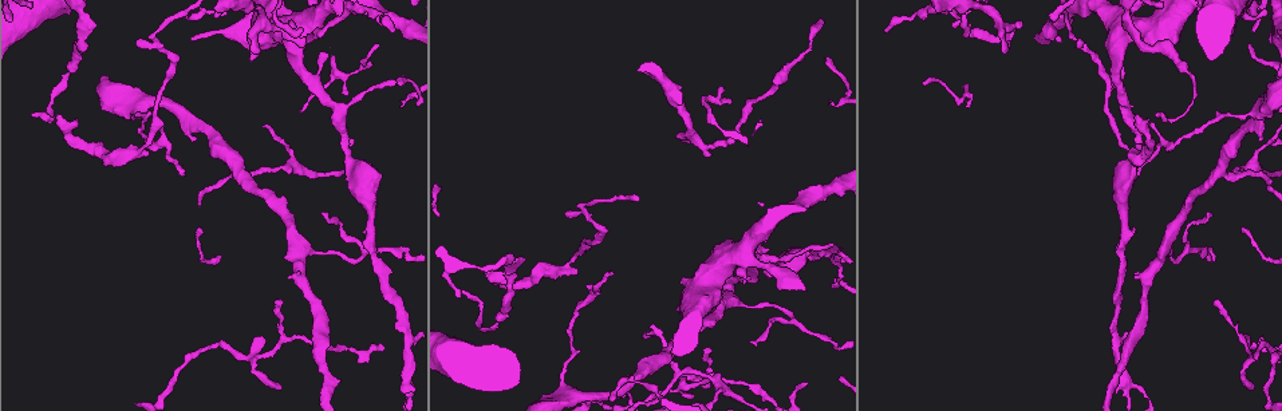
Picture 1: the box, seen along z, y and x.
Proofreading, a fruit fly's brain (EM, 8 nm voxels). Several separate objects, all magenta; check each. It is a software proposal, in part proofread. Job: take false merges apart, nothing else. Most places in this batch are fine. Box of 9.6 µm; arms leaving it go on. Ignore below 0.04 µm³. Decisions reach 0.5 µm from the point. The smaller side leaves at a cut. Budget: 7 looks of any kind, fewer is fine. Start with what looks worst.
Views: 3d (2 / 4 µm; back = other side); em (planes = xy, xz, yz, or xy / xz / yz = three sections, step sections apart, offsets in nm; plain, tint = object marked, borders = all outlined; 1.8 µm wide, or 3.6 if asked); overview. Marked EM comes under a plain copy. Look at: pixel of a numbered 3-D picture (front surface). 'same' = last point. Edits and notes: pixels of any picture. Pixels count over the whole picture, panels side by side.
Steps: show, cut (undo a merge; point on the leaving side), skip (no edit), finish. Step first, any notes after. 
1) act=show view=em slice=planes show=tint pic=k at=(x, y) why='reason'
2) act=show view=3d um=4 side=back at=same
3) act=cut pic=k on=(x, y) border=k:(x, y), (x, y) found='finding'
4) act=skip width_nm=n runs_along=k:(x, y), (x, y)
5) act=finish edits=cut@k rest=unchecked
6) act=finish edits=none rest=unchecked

act=show view=3d um=4 pic=1 at=(1126, 36)

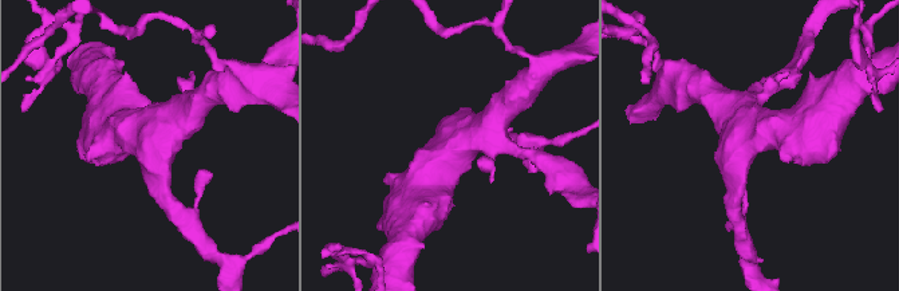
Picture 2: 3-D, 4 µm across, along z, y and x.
act=show view=em um=3.6 slice=planes show=tint pic=2 at=(746, 141) arms=4

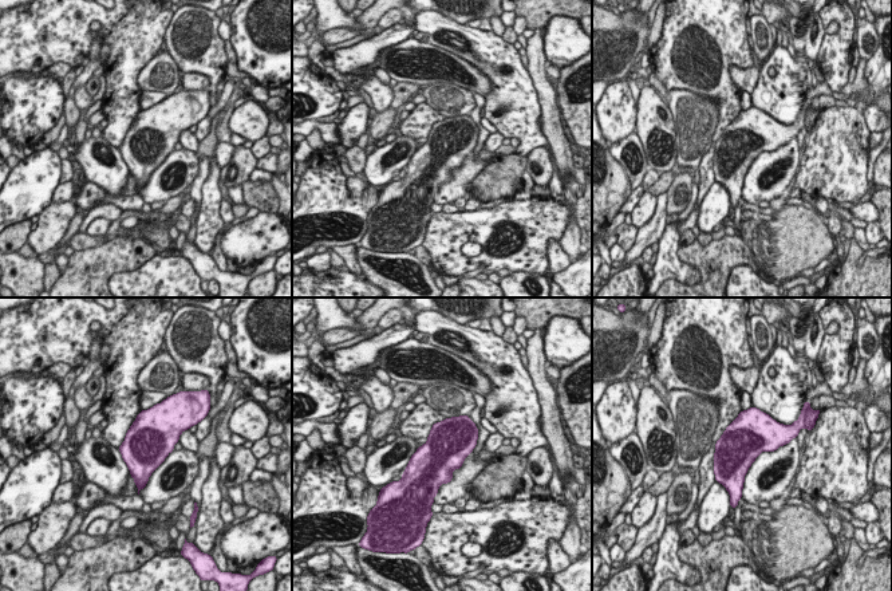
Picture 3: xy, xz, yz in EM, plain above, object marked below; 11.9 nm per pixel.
act=skip found='continuous, no second neuron'

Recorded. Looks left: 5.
act=show view=em slice=xz step=4 show=tint pic=1 at=(155, 36) why='sharp bend'

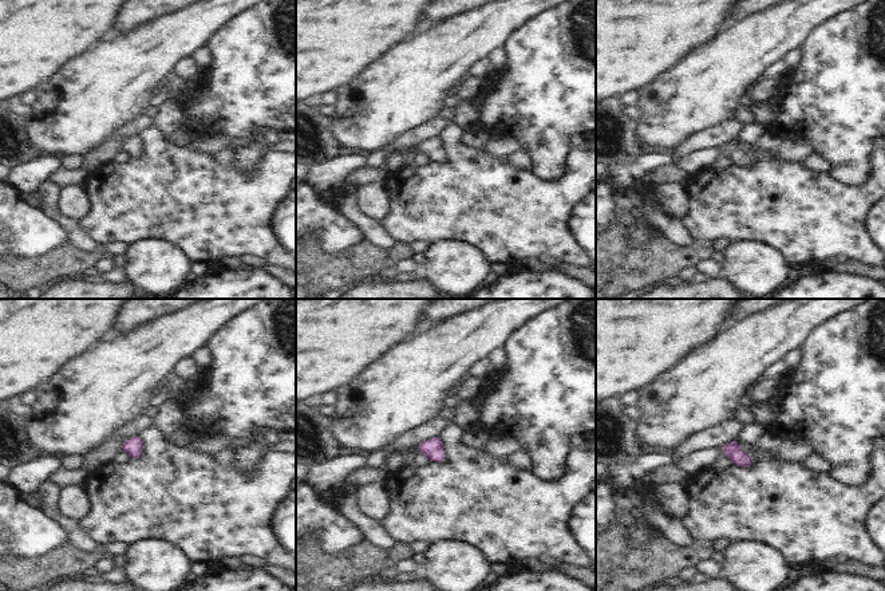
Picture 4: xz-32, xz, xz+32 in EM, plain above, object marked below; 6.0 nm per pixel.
act=show view=em slice=planes show=tint at=same why='cut it another way'

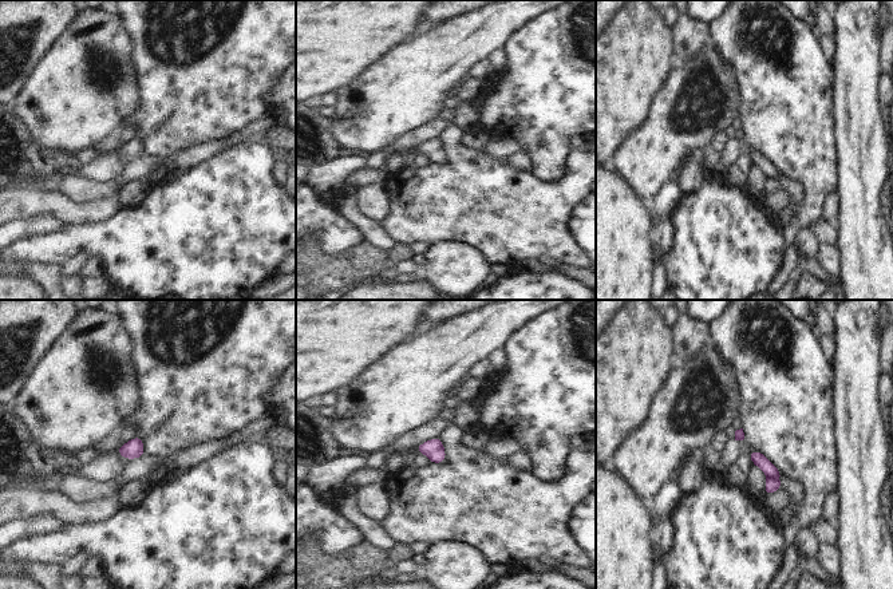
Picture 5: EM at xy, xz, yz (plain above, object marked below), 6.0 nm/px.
act=cut pic=5 on=(771, 485) border=5:(767, 477), (775, 478) found='two neurons meet here'

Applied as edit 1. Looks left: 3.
act=show view=em slice=yz step=16 show=tint pic=1 at=(668, 355) why='calibre changes'

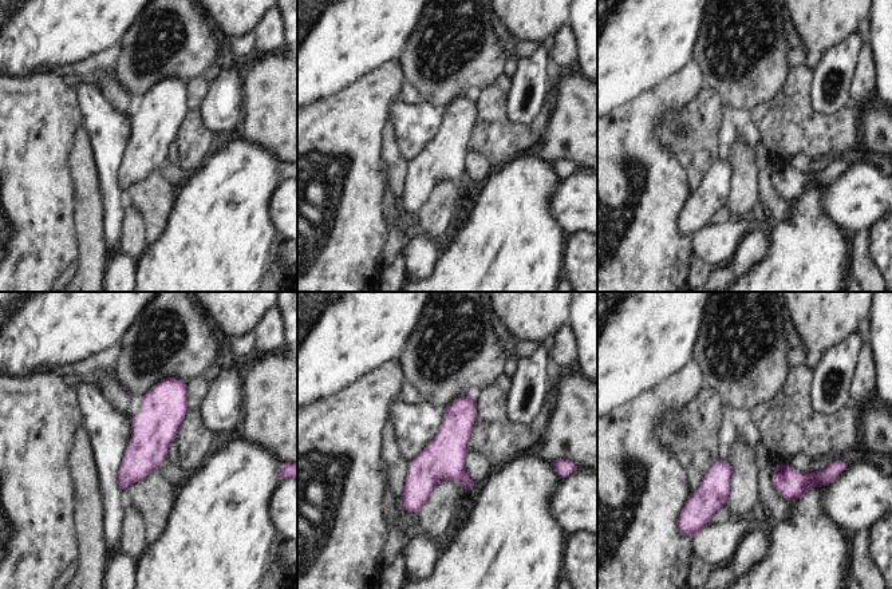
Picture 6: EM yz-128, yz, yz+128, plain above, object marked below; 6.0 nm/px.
act=skip runs_along=6:(472, 398), (448, 450), (405, 508) found='continuous, no second neuron'

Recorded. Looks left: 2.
act=finish edits=cut@5 rest=unchecked

